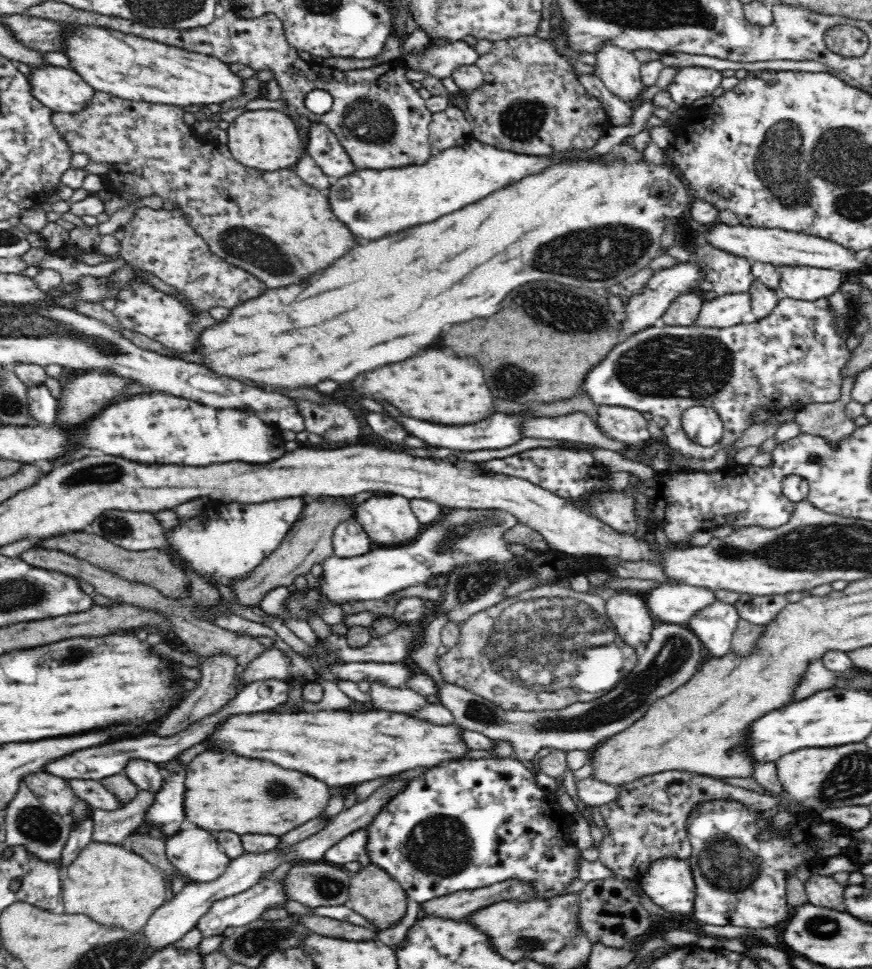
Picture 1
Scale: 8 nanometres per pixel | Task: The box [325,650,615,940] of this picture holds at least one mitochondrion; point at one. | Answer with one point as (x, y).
(439, 846)

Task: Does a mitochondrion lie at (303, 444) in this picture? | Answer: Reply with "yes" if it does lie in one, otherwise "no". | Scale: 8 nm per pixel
no

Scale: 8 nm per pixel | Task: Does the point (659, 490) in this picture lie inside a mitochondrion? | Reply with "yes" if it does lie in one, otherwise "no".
no

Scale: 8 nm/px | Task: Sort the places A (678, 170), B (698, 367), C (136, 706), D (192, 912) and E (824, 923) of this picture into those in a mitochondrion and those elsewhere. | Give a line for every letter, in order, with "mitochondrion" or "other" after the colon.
A: other
B: mitochondrion
C: other
D: other
E: mitochondrion

